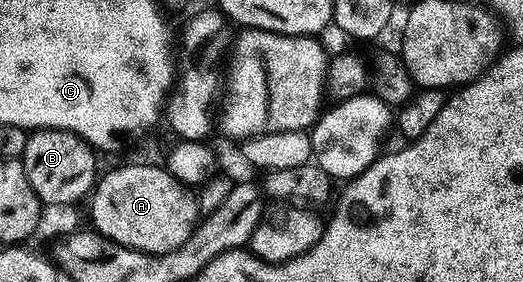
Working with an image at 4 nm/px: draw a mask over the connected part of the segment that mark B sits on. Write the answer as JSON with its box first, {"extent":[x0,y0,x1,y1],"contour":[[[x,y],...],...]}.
{"extent":[21,130,97,204],"contour":[[[37,130],[28,133],[21,161],[25,176],[29,176],[29,184],[33,192],[37,192],[40,203],[75,204],[79,202],[78,198],[86,199],[90,195],[97,181],[95,157],[96,151],[73,132]]]}

